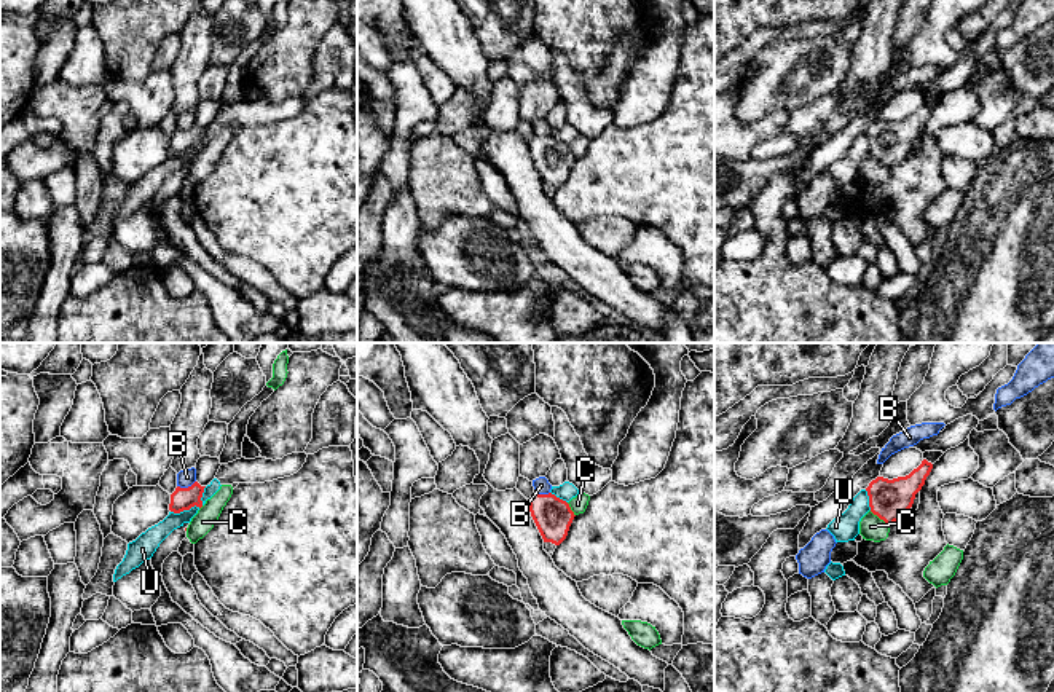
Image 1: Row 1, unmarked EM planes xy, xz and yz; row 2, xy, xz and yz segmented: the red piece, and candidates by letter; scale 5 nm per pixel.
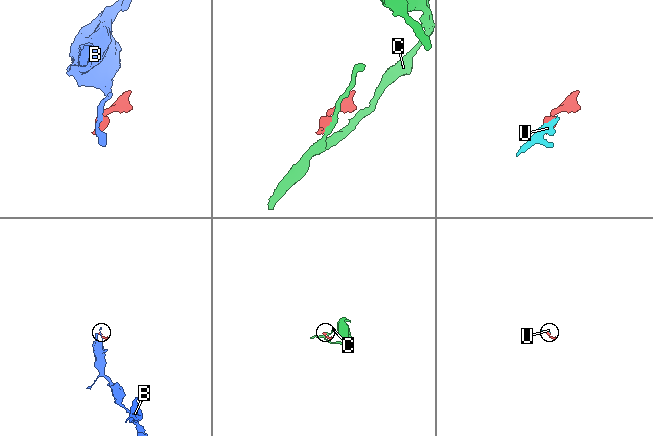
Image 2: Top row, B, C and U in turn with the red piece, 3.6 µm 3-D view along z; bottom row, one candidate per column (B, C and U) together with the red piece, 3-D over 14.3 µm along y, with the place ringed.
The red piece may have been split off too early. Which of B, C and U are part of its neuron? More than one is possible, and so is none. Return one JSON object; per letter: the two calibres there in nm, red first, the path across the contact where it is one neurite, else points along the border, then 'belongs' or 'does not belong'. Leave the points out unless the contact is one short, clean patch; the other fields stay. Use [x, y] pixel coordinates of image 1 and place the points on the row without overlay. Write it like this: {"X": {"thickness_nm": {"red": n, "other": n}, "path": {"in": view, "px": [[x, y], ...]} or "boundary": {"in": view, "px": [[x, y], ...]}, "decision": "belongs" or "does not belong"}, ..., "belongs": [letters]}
{"B": {"thickness_nm": {"red": 110, "other": 90}, "boundary": {"in": "xy", "px": [[195, 123], [187, 129], [177, 129]]}, "decision": "does not belong"}, "C": {"thickness_nm": {"red": 200, "other": 120}, "decision": "does not belong"}, "U": {"thickness_nm": {"red": 110, "other": 110}, "boundary": {"in": "xy", "px": [[200, 150], [193, 149], [171, 155]]}, "decision": "does not belong"}, "belongs": []}

